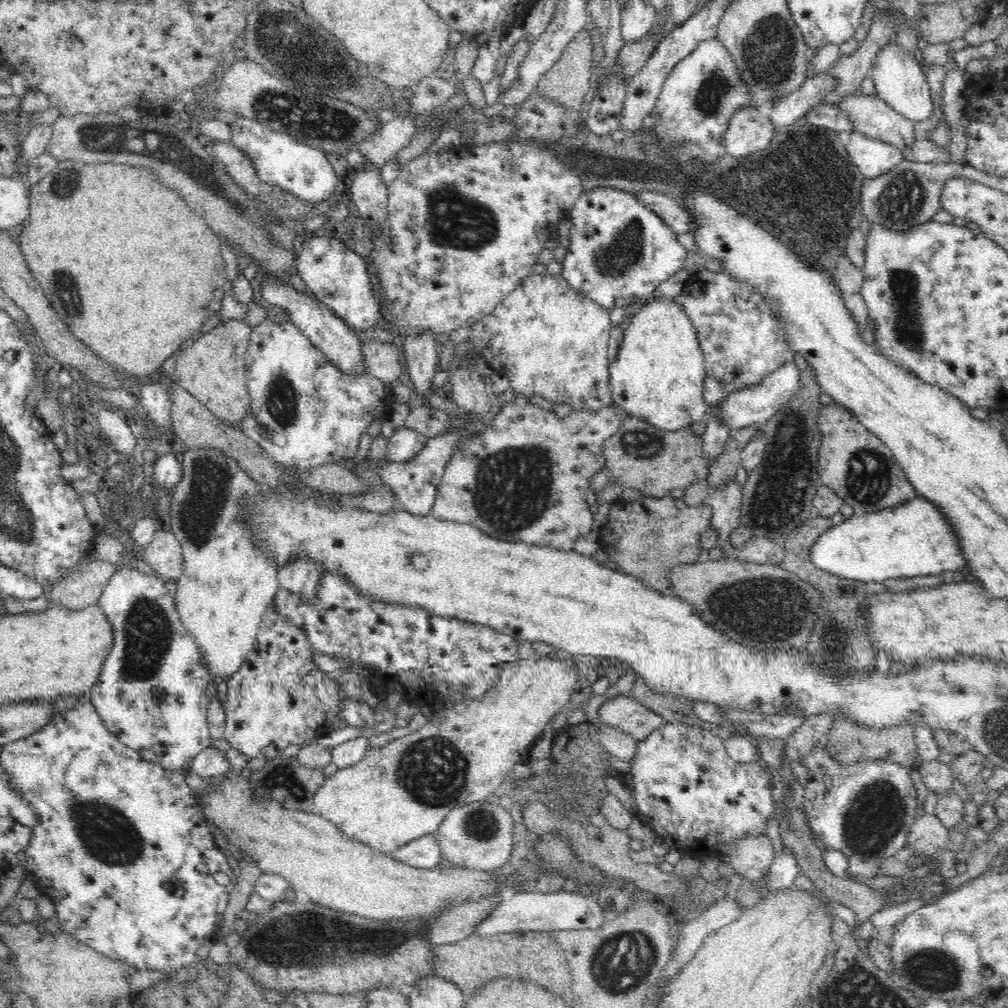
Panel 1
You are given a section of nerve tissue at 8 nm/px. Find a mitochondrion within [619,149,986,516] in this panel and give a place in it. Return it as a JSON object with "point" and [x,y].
{"point":[908,333]}

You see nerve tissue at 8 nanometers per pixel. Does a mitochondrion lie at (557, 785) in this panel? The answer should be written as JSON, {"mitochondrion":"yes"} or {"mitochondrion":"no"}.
{"mitochondrion":"yes"}

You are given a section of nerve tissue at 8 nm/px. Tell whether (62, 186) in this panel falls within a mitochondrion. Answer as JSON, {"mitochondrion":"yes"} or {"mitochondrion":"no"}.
{"mitochondrion":"yes"}

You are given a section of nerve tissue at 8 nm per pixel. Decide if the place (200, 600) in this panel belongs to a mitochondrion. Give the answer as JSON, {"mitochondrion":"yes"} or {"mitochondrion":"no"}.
{"mitochondrion":"no"}

